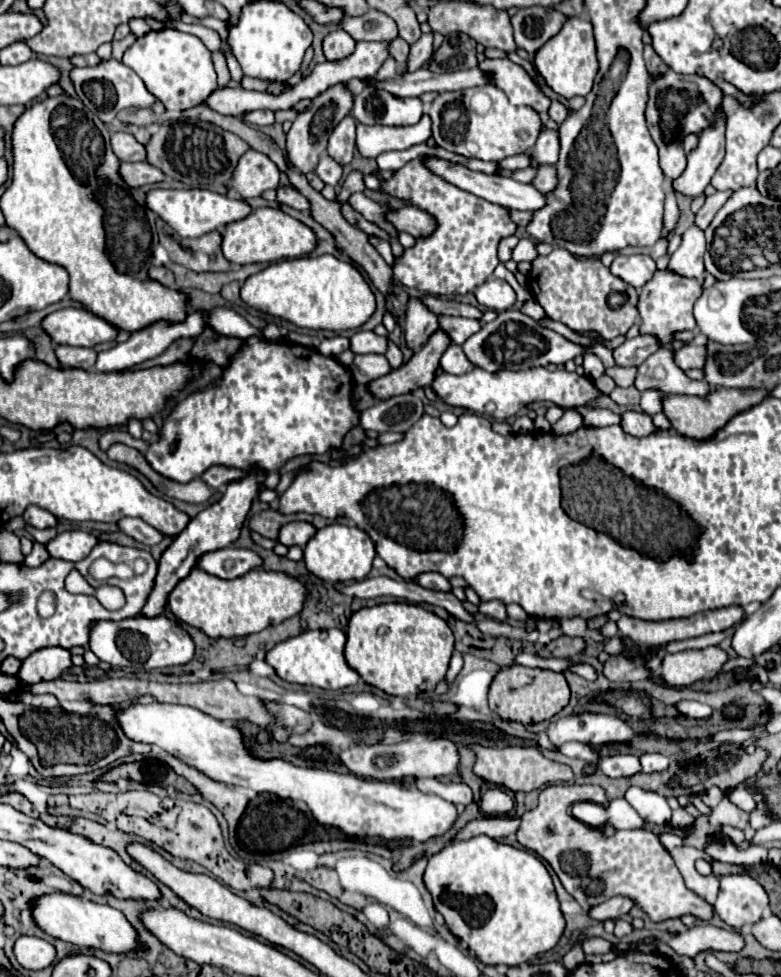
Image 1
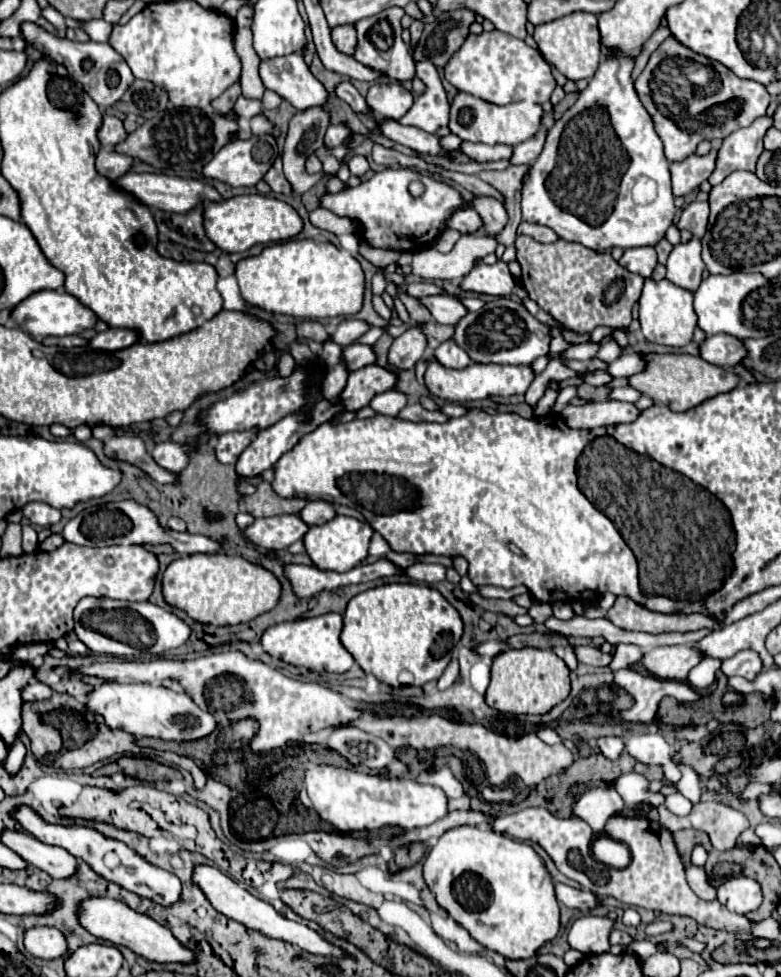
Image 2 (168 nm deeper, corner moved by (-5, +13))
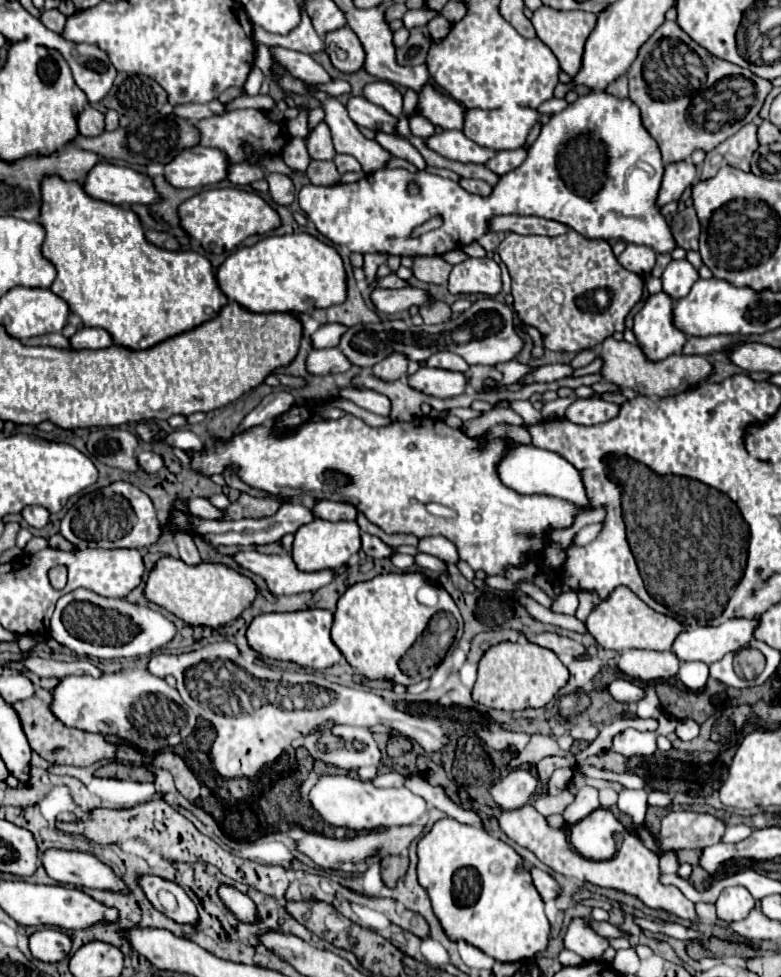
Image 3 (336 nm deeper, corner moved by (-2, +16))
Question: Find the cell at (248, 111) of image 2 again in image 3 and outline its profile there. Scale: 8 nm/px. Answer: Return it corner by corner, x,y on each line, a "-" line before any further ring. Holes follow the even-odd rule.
212,100
210,104
178,104
174,106
174,116
178,118
186,118
186,120
202,120
206,116
214,116
214,114
224,114
224,104
220,104
218,100

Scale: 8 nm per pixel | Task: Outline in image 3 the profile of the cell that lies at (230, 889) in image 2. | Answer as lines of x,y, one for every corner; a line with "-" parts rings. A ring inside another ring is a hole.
222,886
220,888
220,898
236,914
238,920
242,920
242,922
256,922
256,906
254,906
254,902
246,894
238,892
232,886

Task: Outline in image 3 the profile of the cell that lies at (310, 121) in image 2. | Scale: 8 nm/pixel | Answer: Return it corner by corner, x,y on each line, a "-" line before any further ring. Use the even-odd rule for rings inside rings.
268,174
268,184
270,184
270,198
276,202
276,204
282,204
282,206
290,206
292,200
296,198
296,192
294,192
294,184
288,176
282,176
282,174

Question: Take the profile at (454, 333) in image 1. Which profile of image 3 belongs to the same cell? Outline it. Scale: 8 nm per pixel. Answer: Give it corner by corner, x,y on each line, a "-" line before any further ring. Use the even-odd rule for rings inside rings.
406,286
400,290
374,288
370,294
370,300
376,306
376,310
384,314
396,314
396,312
408,310
410,306
424,306
432,302
432,298
424,290
418,290
412,286

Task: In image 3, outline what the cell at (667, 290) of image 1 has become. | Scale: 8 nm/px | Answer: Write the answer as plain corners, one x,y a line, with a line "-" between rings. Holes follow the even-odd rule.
664,292
648,298
646,306
634,316
632,332
636,336
638,346
650,362
664,360
672,354
682,352
682,344
686,342
686,334
678,332
670,320
674,300

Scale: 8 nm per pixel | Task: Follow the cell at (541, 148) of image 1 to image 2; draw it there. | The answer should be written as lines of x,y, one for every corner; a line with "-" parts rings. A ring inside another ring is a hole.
541,127
537,131
537,135
533,135
531,139
519,143
513,147
513,155
511,155
511,163
533,163
537,159
537,155
543,151
545,145
545,137
547,137
547,129

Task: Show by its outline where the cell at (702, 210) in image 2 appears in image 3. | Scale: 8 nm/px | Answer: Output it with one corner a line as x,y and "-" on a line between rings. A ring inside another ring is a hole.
684,208
678,212
670,224
674,240
684,250
698,250
698,236
700,236
700,224
696,218
694,208

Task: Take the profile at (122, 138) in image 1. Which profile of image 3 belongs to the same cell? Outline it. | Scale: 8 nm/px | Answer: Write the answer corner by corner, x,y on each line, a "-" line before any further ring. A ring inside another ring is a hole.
86,106
78,114
78,132
82,136
98,136
104,132
104,114
94,110
92,106

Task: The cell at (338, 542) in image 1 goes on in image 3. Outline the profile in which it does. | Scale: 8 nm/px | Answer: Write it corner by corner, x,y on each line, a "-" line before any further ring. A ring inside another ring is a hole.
322,518
304,524
294,534
292,544
292,558
298,570
304,572
318,572
318,570
332,570
348,562
348,558
360,550
360,530
356,522
328,522

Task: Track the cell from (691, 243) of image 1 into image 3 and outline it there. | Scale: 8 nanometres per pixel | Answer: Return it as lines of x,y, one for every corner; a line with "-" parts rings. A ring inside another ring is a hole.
672,260
662,274
662,292
666,292
672,300
684,298
696,280
698,272
688,260

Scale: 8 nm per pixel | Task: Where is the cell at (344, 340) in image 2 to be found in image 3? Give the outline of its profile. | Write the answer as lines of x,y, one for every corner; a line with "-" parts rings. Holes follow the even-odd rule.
324,324
320,326
312,336
312,348
334,348
342,336
342,332
346,332
346,326
342,324

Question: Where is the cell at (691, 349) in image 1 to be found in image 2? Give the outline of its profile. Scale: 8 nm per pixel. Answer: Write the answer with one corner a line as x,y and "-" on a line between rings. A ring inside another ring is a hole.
709,335
699,345
699,355
719,367
733,367
741,363
745,357
745,347
741,347
741,341
731,335

